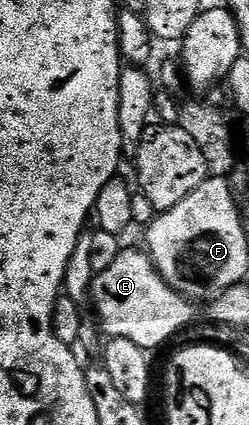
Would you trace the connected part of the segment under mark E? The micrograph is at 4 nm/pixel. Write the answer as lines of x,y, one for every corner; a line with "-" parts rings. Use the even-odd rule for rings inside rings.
129,247
119,254
119,258
115,258
115,262
111,262
111,266
107,266
107,270
94,275
91,304
92,300
97,311
96,319
106,337
131,338
135,346
143,346
147,350
154,350
164,340
171,339
192,318
194,308
190,301
167,286
148,252
136,252

